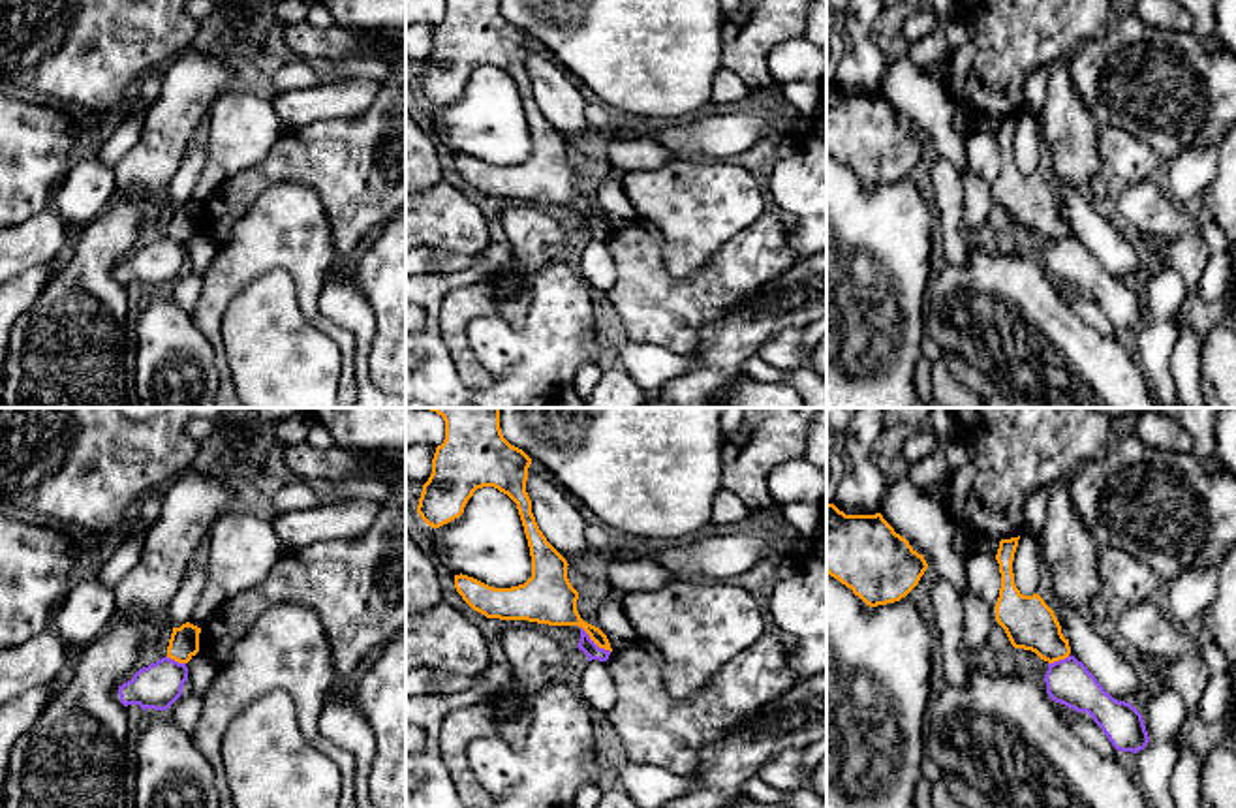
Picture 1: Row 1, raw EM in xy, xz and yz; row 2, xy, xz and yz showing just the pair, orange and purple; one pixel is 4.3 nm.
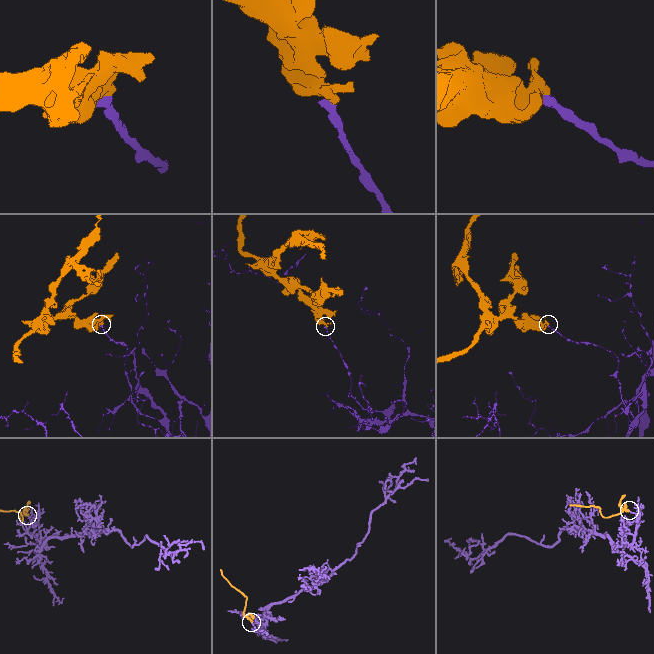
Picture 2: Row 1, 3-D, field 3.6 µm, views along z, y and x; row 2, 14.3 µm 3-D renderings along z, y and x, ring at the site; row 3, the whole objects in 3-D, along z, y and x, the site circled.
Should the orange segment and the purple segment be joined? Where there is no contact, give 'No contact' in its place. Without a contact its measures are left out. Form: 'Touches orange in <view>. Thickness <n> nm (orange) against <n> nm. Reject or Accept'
Touches orange in xz. Thickness 190 nm (orange) against 70 nm. Reject

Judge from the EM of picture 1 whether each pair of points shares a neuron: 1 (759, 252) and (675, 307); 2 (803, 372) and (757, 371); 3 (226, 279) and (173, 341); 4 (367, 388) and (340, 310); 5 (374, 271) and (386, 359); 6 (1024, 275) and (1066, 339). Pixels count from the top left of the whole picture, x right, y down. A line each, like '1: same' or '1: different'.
1: same
2: same
3: different
4: same
5: same
6: same

